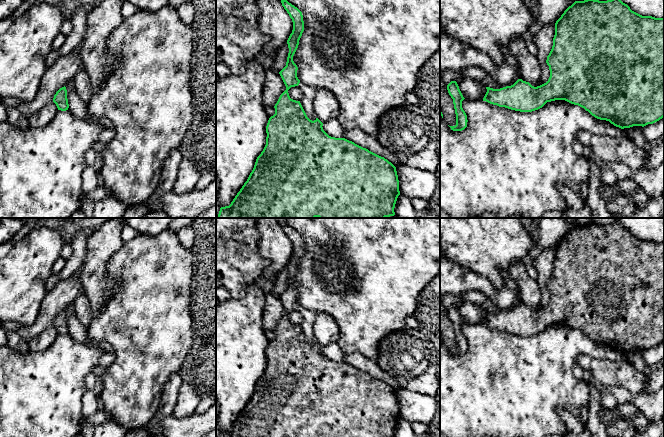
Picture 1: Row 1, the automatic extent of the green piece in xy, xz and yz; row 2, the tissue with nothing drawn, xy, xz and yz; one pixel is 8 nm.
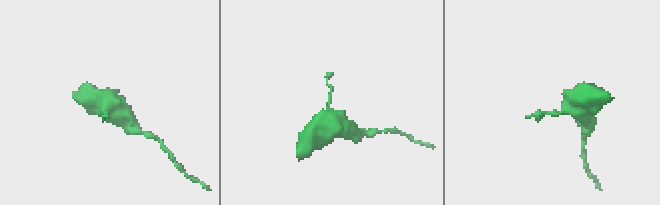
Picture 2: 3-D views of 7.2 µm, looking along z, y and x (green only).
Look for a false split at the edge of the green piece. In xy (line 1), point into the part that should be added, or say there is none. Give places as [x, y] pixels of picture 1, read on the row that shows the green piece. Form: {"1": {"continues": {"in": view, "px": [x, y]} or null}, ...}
{"1": {"continues": null}}

